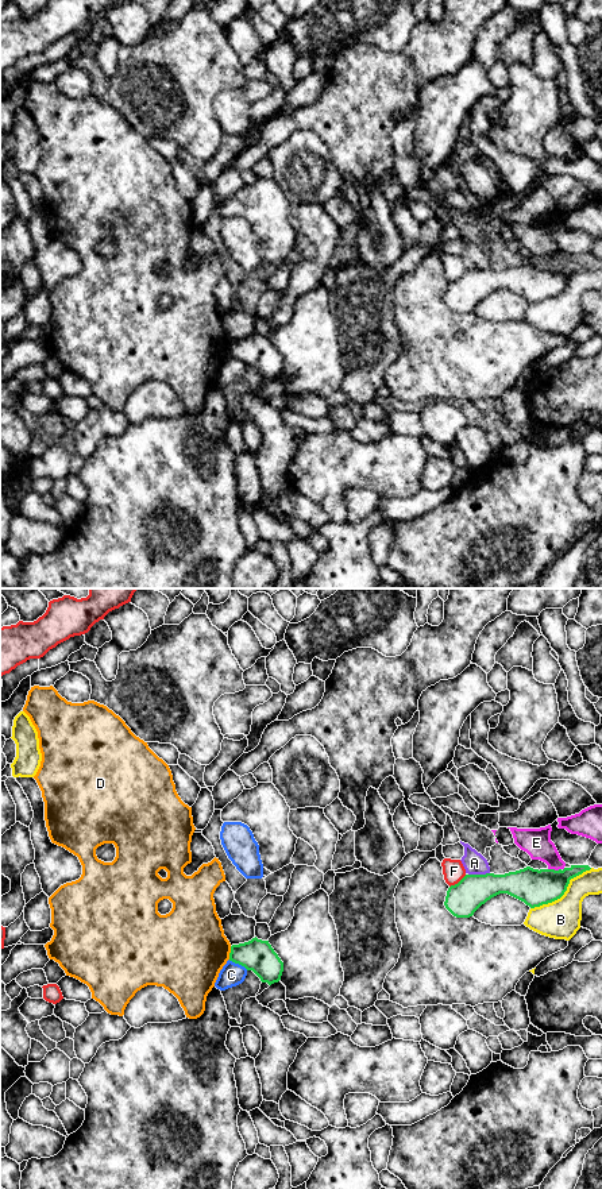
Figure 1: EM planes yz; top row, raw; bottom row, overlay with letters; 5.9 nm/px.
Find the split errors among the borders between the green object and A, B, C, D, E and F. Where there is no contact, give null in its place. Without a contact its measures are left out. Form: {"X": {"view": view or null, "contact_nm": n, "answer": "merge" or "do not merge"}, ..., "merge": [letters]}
{"A": {"view": "yz", "contact_nm": 130, "answer": "do not merge"}, "B": {"view": "yz", "contact_nm": 440, "answer": "do not merge"}, "C": {"view": "yz", "contact_nm": 130, "answer": "do not merge"}, "D": {"view": "yz", "contact_nm": 80, "answer": "do not merge"}, "E": {"view": "yz", "contact_nm": 80, "answer": "do not merge"}, "F": {"view": "yz", "contact_nm": 130, "answer": "do not merge"}, "merge": []}

